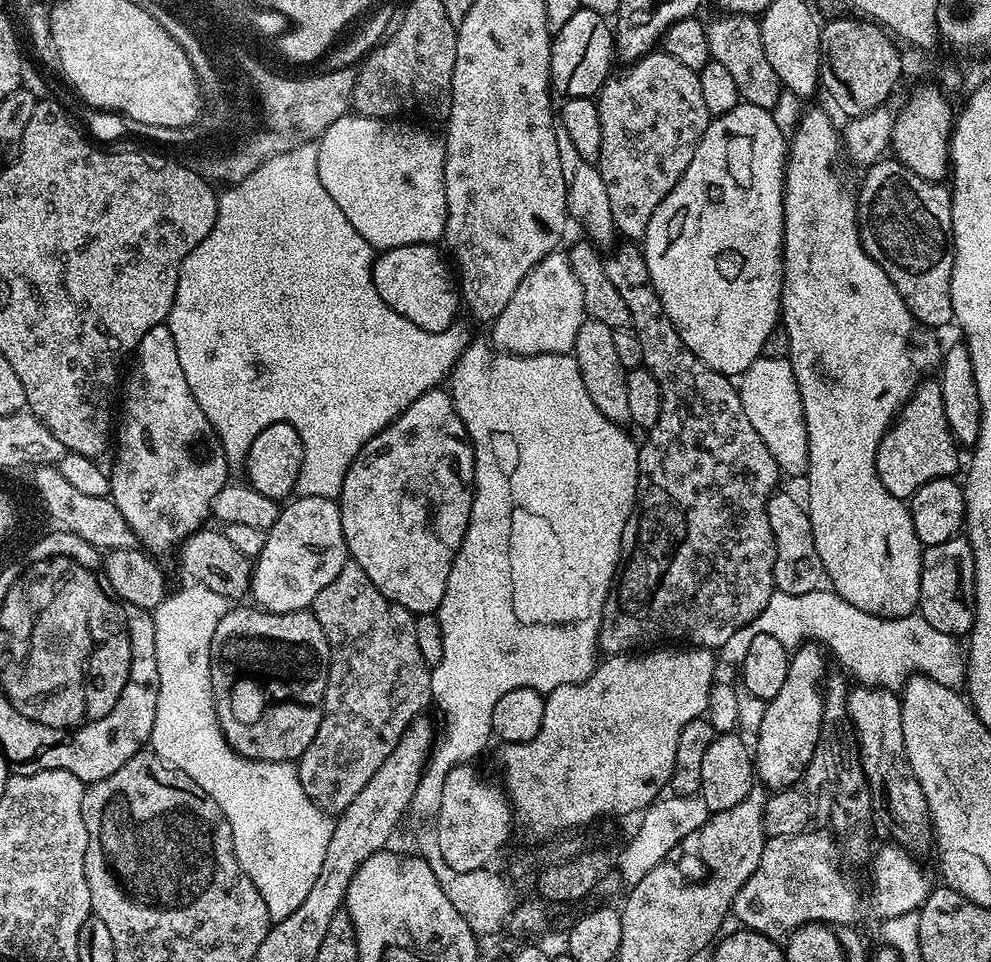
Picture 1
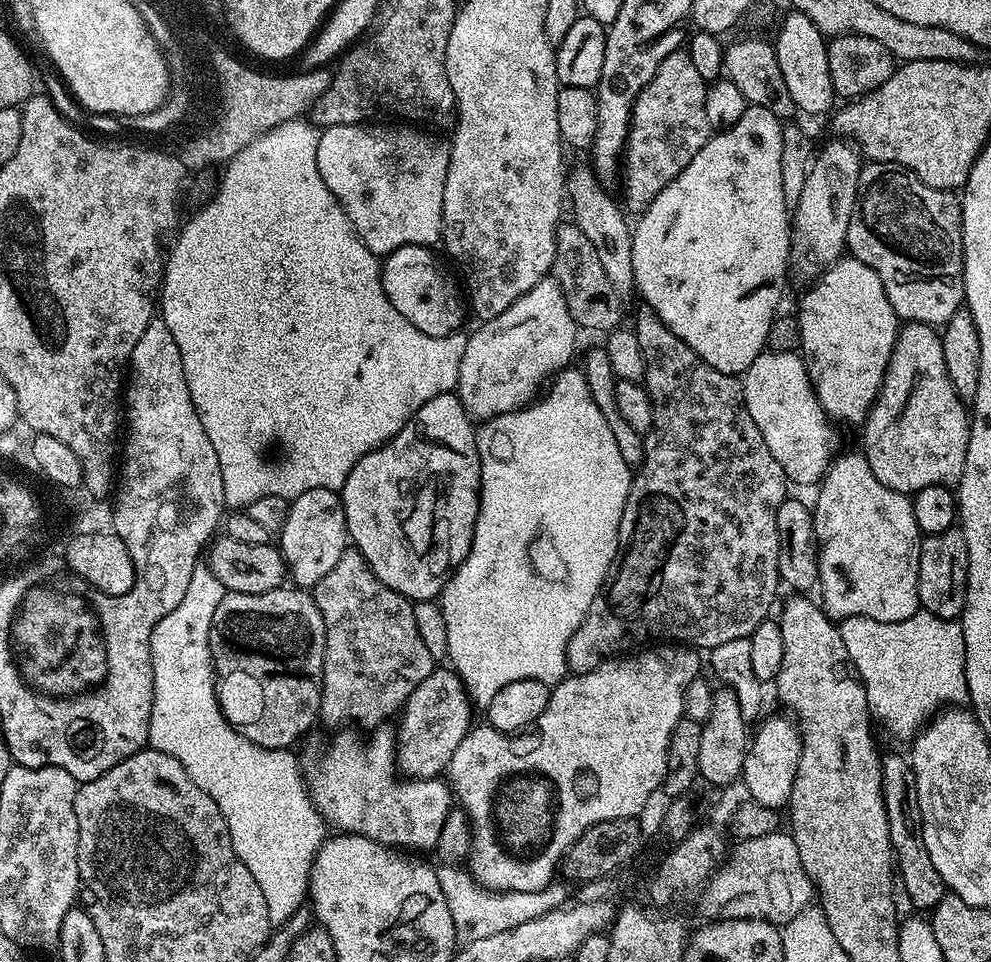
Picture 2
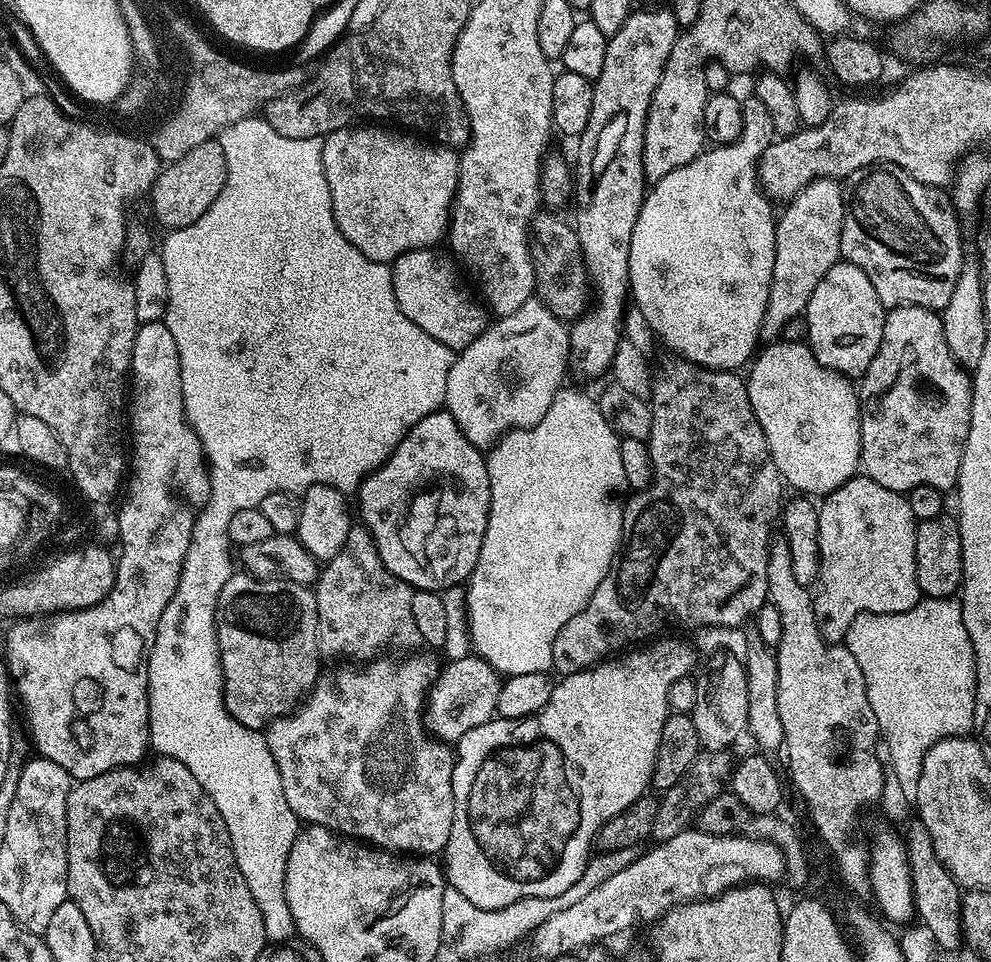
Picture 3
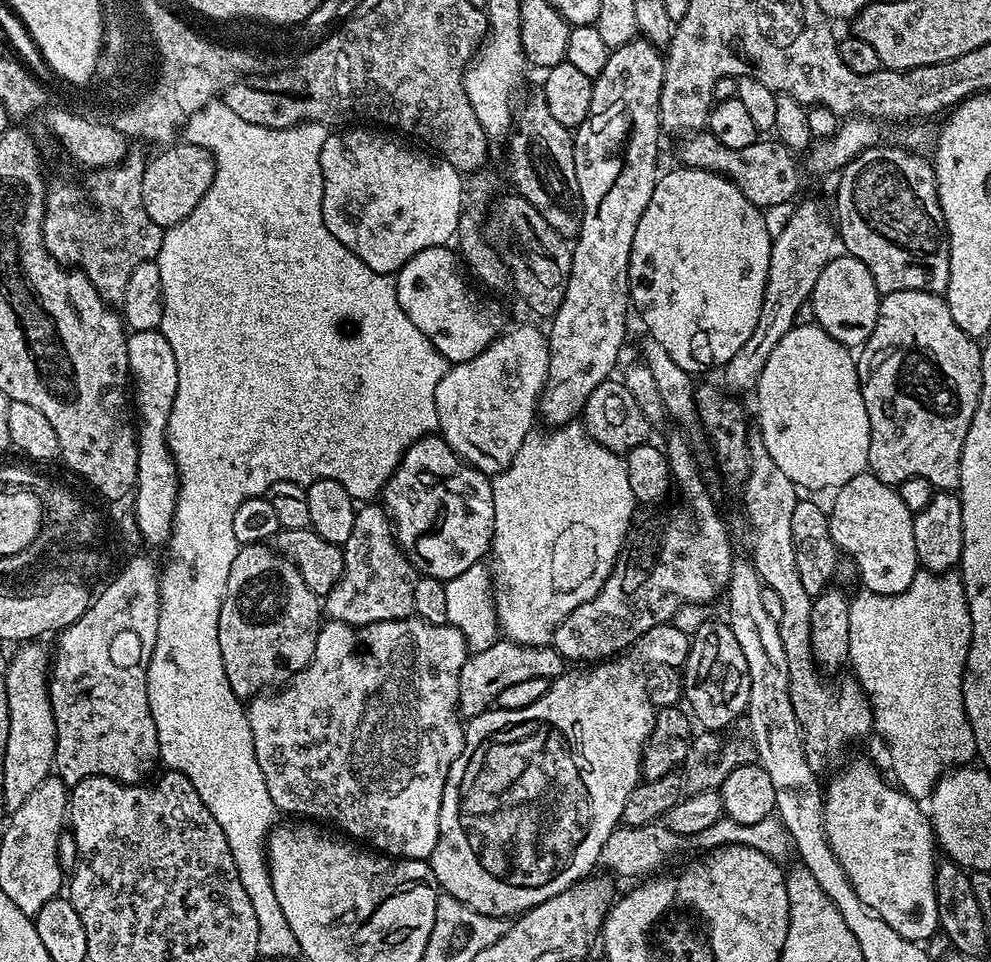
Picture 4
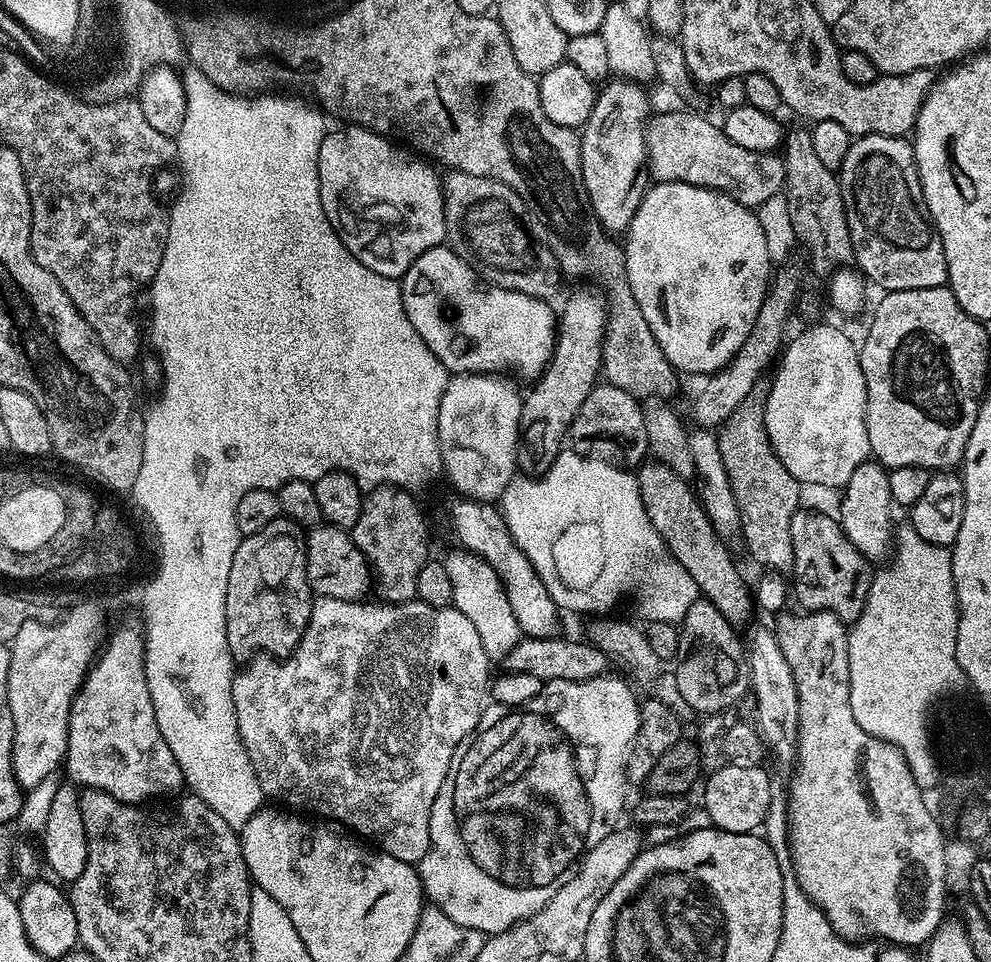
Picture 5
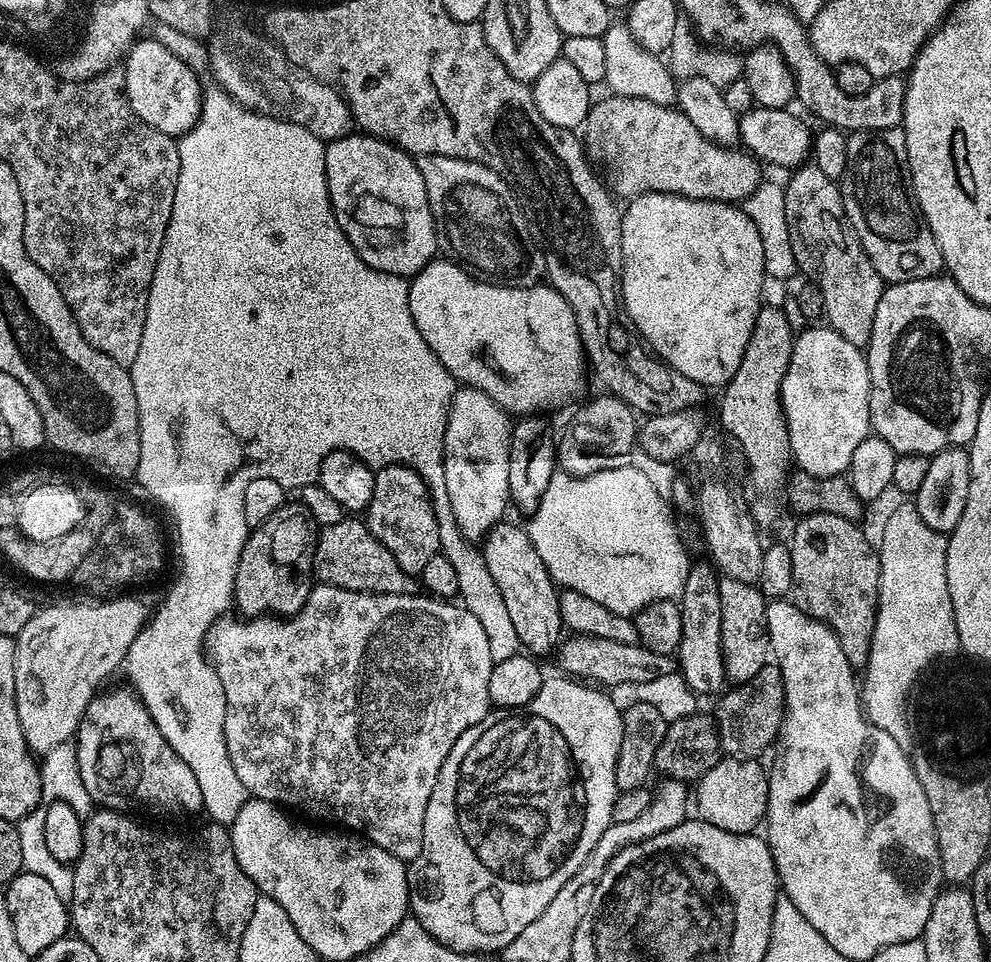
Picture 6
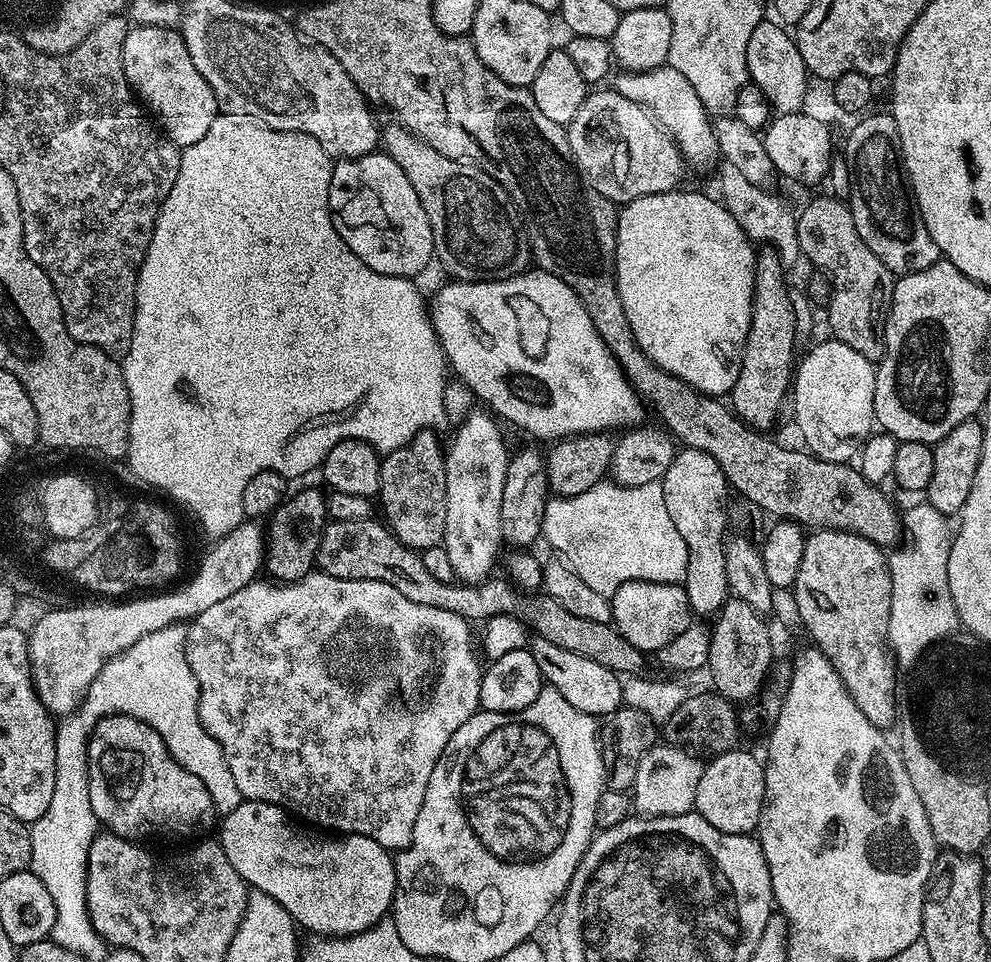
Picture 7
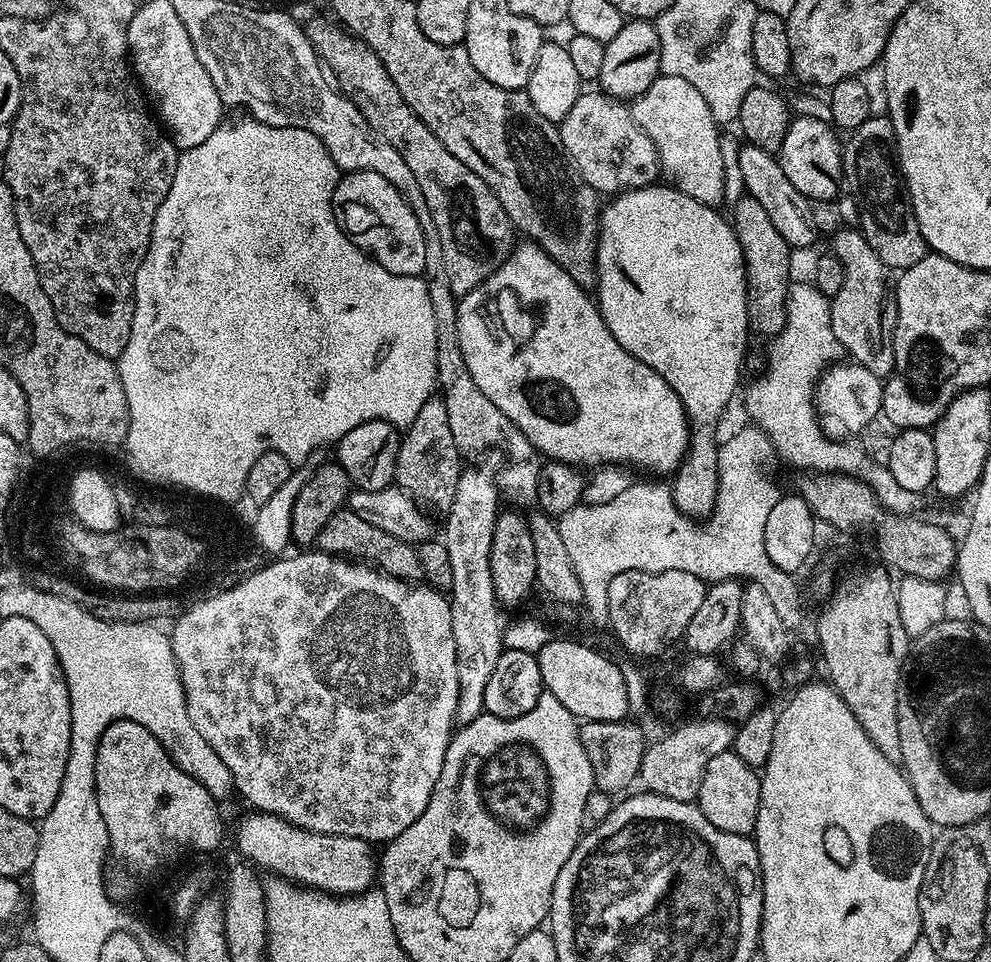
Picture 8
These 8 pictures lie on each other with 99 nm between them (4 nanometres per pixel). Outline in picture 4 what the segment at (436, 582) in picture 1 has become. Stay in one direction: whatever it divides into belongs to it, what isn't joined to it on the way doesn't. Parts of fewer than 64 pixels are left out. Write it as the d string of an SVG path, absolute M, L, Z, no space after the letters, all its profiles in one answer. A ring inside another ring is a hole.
M439 434L422 436L409 446L396 467L396 473L384 484L382 504L393 520L400 548L420 576L446 581L451 576L462 574L462 570L470 570L474 558L489 555L494 530L492 480L485 472L470 467Z

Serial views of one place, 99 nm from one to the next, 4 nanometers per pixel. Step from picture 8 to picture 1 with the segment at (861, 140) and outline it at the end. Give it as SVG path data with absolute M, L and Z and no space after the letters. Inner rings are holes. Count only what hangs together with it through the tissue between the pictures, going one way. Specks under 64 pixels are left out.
M881 158L865 172L868 173L864 176L860 192L858 188L858 223L860 241L866 254L870 254L870 258L874 258L874 262L878 262L882 270L886 270L890 282L894 282L898 294L902 294L914 318L925 328L939 330L948 323L951 325L954 317L950 286L956 257L956 248L952 245L951 191L943 183L914 174L895 158Z

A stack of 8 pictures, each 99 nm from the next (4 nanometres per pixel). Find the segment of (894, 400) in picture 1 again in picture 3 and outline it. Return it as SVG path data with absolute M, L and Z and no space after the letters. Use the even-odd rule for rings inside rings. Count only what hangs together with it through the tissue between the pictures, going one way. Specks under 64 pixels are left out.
M838 262L833 268L826 270L826 278L822 278L822 282L818 282L818 286L814 286L814 294L810 294L810 302L803 315L804 320L808 323L806 343L822 366L834 369L841 376L863 377L878 354L878 346L882 342L884 333L885 315L884 304L878 298L868 275L858 266ZM863 474L823 497L818 508L820 577L812 601L824 640L843 641L858 614L889 611L895 600L900 603L897 605L913 608L922 599L916 581L917 523L907 495L886 490Z

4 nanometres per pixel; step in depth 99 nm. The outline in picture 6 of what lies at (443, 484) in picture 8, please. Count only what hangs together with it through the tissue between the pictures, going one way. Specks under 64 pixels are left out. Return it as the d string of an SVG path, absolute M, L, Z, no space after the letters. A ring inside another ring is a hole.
M391 464L385 468L378 468L375 469L375 474L374 494L366 509L366 523L370 534L374 534L374 538L378 538L382 546L386 546L386 550L390 550L394 562L398 562L398 566L404 572L408 572L412 577L419 577L422 566L426 566L426 562L430 562L430 558L434 558L440 552L438 518L434 518L434 506L428 485L406 464Z

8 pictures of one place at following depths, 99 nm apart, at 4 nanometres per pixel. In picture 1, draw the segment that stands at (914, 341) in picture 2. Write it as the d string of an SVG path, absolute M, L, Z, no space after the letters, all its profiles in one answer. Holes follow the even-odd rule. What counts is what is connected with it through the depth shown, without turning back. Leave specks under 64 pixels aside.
M928 378L900 409L900 415L882 438L876 455L878 478L882 478L882 486L886 486L892 496L907 501L919 488L926 486L926 482L955 477L960 468L959 451L950 422L946 422L940 385L935 379Z

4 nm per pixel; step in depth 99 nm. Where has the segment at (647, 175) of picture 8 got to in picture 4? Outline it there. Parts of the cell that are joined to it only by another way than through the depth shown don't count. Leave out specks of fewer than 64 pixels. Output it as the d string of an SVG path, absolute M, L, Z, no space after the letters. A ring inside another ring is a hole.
M700 130L697 136L688 136L680 144L680 160L679 163L686 168L701 168L707 172L716 172L719 176L726 176L729 180L733 180L738 186L738 190L742 190L742 194L746 194L748 201L761 210L777 206L779 203L786 203L793 199L794 194L800 188L800 168L796 165L793 149L787 148L785 144L781 144L775 138L757 139L756 143L746 146L742 150L730 150L730 146L722 146L722 142L718 142L718 138L714 138L711 132Z

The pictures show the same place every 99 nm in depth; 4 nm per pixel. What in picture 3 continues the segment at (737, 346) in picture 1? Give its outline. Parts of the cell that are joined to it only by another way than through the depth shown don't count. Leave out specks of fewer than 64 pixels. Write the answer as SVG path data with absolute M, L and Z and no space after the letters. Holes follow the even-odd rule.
M745 99L743 106L744 129L734 143L709 147L647 189L630 238L628 286L635 308L642 310L669 353L703 368L740 370L753 359L761 343L760 327L774 274L778 216L772 213L774 204L761 185L758 169L776 127L762 101Z

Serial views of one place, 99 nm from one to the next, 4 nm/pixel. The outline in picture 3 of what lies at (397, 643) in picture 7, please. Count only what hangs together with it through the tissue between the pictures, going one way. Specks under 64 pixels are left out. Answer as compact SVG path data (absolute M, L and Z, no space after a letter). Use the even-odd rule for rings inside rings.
M416 650L405 660L395 664L388 658L377 658L365 663L361 672L340 672L333 680L321 679L316 687L308 693L299 706L292 709L287 716L273 720L266 729L266 739L270 754L274 754L274 766L278 766L278 774L282 778L282 794L286 794L286 802L290 810L305 825L317 824L337 834L355 838L369 846L382 848L397 854L440 854L443 853L446 842L450 838L450 826L454 822L454 794L452 793L452 766L454 752L447 743L428 735L424 721L424 701L428 698L431 688L442 667L441 661L436 661L433 653L428 650Z

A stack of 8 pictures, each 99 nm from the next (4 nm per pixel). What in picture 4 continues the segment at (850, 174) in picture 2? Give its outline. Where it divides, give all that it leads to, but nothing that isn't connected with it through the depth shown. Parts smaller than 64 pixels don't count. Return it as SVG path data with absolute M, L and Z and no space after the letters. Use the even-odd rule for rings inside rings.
M812 200L805 204L797 203L790 222L783 227L782 234L773 239L758 326L754 326L754 334L746 338L742 350L738 350L738 354L734 354L734 358L730 358L730 362L722 368L724 380L729 384L727 387L733 393L751 393L755 389L758 378L762 378L762 366L766 366L766 358L770 358L774 346L778 346L778 342L782 342L782 338L786 338L786 334L796 327L796 315L802 302L812 299L818 274L822 274L822 270L833 260L837 251L835 248L838 248L838 232L830 216L829 220L822 205Z

